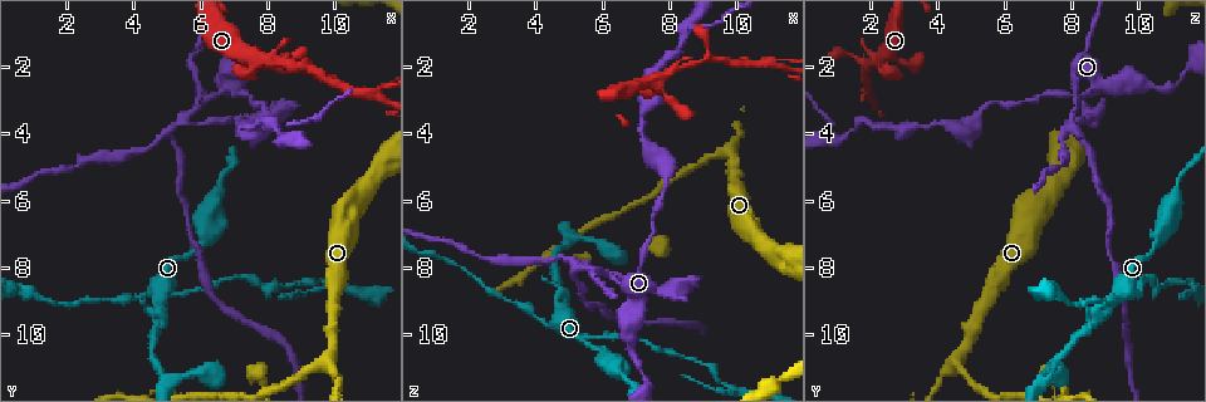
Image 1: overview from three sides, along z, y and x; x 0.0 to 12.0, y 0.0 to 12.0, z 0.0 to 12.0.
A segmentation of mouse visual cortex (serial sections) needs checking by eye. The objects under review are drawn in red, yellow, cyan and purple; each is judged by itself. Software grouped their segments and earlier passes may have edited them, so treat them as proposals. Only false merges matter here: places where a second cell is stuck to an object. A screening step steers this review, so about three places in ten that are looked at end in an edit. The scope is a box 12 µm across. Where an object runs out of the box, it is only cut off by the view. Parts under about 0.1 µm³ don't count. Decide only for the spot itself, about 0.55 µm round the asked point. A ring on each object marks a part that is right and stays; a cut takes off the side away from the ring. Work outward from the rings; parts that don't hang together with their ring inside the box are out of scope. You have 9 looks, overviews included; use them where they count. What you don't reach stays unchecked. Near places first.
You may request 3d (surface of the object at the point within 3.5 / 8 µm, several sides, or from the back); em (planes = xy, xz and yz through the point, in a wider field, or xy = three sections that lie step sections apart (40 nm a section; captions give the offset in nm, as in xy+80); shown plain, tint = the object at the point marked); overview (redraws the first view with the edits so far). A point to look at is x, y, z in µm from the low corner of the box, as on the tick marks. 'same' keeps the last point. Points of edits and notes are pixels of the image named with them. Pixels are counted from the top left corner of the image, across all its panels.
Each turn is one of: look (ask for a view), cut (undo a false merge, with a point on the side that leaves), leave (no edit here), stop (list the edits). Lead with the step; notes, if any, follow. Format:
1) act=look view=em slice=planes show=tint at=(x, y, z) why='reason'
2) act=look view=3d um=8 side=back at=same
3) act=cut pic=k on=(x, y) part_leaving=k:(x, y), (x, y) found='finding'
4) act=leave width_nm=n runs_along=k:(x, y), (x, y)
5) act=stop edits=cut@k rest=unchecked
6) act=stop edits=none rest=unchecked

act=look view=3d um=3.5 at=(4.9, 9.8, 8.8) why='narrows sharply'

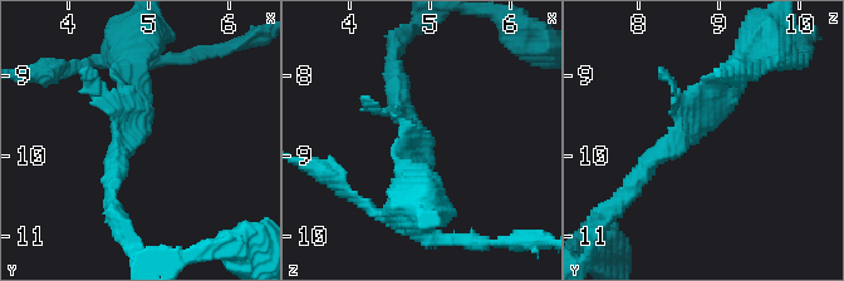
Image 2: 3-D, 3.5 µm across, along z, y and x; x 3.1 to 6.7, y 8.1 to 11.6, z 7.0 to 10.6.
act=look view=em slice=planes show=tint at=(4.90, 9.70, 8.70)

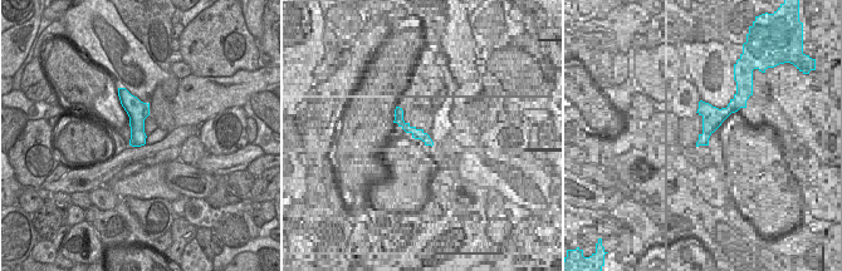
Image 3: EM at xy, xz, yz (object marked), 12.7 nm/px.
act=leave width_nm=220 runs_along=2:(736, 68), (734, 95), (633, 183) found='one cell here'

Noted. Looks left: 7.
act=look view=3d um=3.5 at=(6.3, 7.0, 10.7)

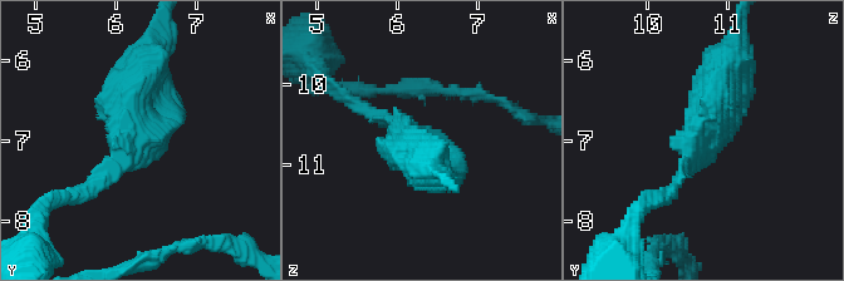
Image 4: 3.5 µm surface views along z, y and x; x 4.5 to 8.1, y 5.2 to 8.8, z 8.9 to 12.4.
act=look view=em slice=xy step=2 show=tint at=(6.20, 7.00, 10.65)

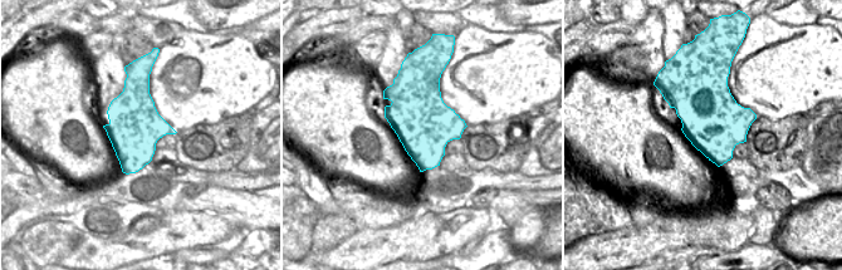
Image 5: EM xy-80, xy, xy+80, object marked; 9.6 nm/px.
act=leave runs_along=4:(75, 197), (137, 138), (141, 65) found='one cell here'

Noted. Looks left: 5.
act=look view=em slice=planes show=tint at=(7.9, 3.9, 4.8) why='abrupt turn'

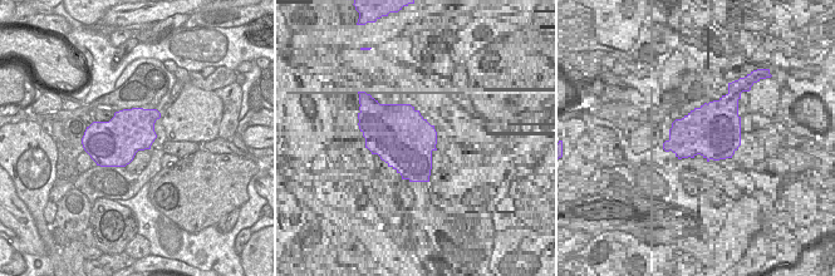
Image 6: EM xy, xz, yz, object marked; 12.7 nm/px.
act=look view=3d um=3.5 at=same

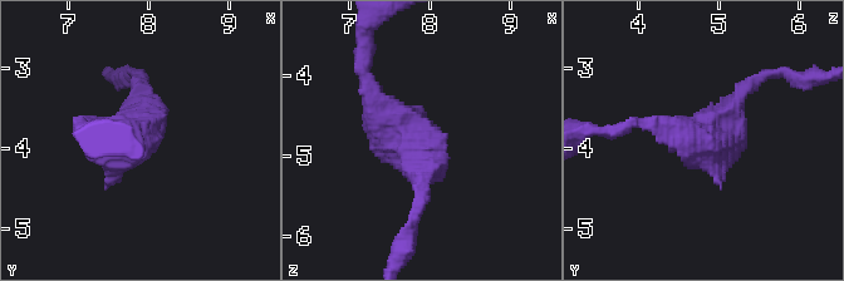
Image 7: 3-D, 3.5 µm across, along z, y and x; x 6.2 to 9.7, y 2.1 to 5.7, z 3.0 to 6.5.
act=leave width_nm=600 runs_along=7:(421, 202), (421, 151), (367, 84) found='continuous, no second cell'

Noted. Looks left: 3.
act=look view=3d um=3.5 at=(8.6, 4.1, 0.9) why='side arm on a straight run'

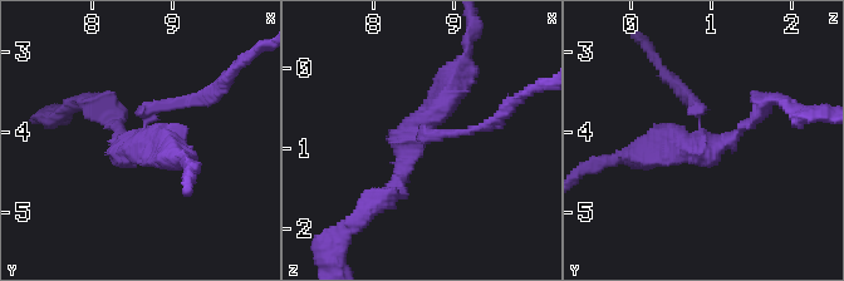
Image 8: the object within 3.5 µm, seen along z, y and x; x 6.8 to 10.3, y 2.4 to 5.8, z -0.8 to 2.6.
act=look view=em slice=planes show=tint at=(8.55, 4.15, 0.90) arms=3 arm_widths_nm=150,150,350 why='shape alone is not enough'

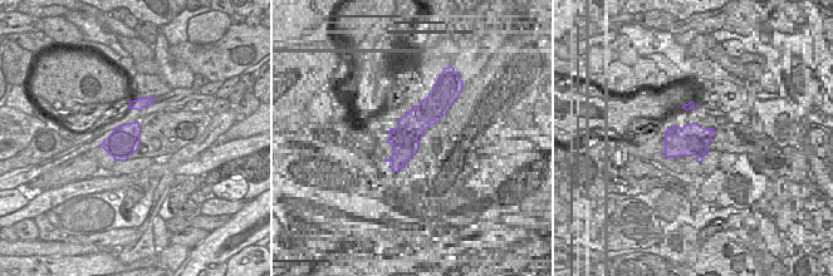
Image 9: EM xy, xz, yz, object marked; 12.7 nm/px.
act=look view=em slice=xy step=2 show=tint at=same why='cut it another way'

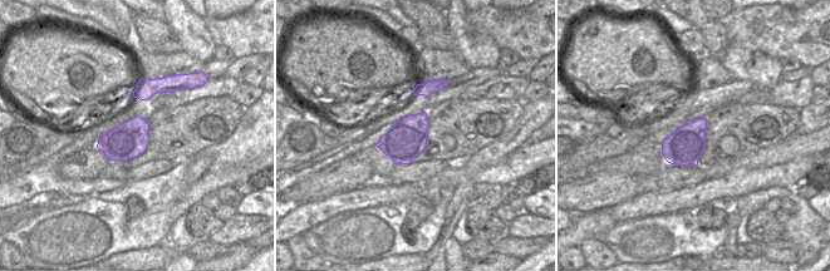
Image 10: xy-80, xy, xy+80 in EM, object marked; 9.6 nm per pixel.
act=leave width_nm=380 runs_along=8:(381, 198), (461, 79) found='continuous, no second cell'

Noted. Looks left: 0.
act=stop edits=none rest=unchecked

